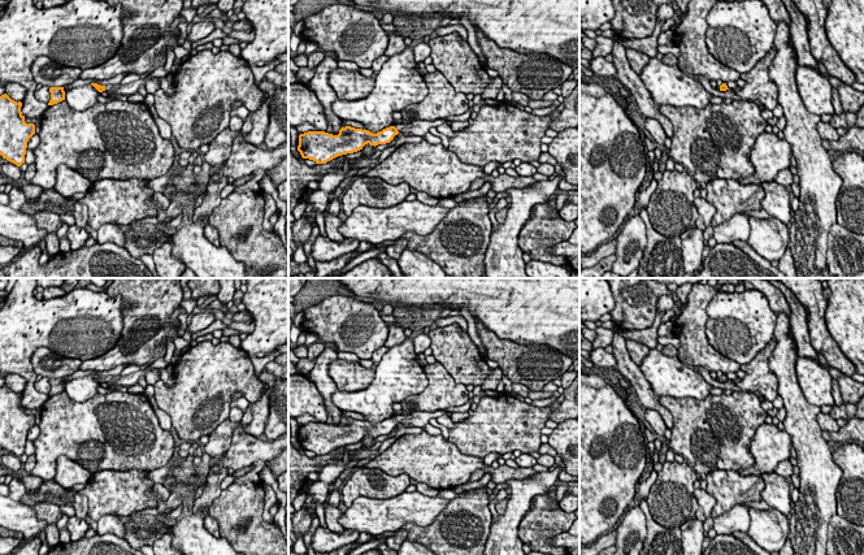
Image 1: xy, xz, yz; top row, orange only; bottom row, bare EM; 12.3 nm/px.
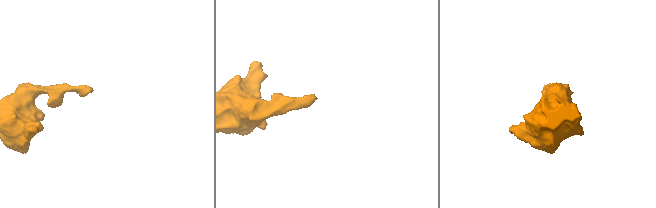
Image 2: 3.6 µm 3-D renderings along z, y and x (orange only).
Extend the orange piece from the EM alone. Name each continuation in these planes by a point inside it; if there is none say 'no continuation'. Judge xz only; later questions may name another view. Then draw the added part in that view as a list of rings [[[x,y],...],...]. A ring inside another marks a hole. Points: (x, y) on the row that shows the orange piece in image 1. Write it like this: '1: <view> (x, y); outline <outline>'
1: xz (417, 128); outline [[[444,118],[435,121],[426,120],[412,120],[409,123],[398,123],[395,127],[399,133],[403,133],[408,136],[425,136],[429,133],[430,127],[438,127],[439,125],[447,123],[451,126],[451,121],[446,121]]]

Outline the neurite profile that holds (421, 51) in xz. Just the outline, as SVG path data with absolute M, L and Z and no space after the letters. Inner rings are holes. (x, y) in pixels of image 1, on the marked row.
M422 42L414 47L413 53L416 62L421 62L421 61L424 62L425 58L430 57L431 48L429 43Z

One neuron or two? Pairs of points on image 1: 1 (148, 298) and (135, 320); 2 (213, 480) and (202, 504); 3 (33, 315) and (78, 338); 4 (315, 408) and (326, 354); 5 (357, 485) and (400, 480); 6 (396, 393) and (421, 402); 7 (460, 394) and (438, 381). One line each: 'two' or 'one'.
1: one
2: one
3: one
4: two
5: one
6: two
7: one

